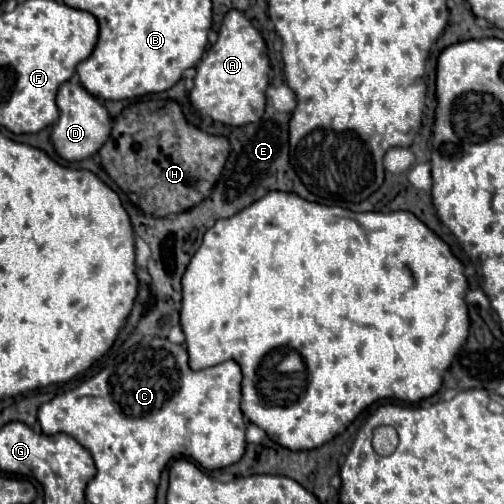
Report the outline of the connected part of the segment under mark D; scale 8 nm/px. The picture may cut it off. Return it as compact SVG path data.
M69 80L59 88L57 108L59 108L59 120L53 124L51 144L63 160L81 162L81 160L93 156L109 138L111 118L109 118L105 106L97 98L93 98L81 84L77 84L77 80Z

